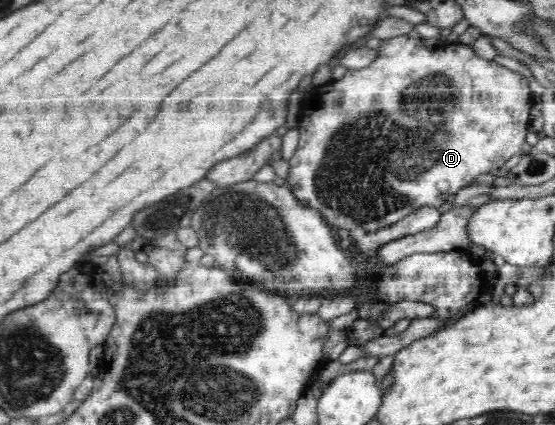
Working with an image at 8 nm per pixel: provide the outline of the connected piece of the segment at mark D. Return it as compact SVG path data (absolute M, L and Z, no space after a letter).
M406 35L381 40L378 51L378 59L368 67L348 70L340 80L327 83L328 92L320 95L311 89L304 95L299 108L316 107L316 111L298 122L298 147L289 161L285 180L295 198L318 209L328 225L352 229L356 234L390 227L424 205L438 208L457 191L473 184L478 175L501 168L516 153L532 151L524 141L532 101L528 83L519 72L479 57L472 44L459 42L445 50L430 51L420 38Z

